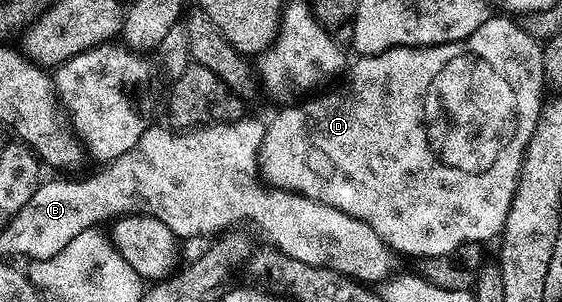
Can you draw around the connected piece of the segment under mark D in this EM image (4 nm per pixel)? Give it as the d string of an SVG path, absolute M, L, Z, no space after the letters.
M496 16L485 20L477 32L456 42L446 42L440 46L394 46L380 54L356 57L342 81L331 89L323 92L328 94L320 93L298 104L284 105L280 109L283 111L272 122L266 123L259 149L259 172L268 187L304 194L314 202L337 208L369 224L369 228L373 228L373 232L377 232L377 236L381 236L383 243L390 246L396 255L412 254L416 260L454 254L455 249L465 242L487 244L490 238L498 239L502 235L505 216L509 216L509 204L513 204L513 192L517 188L525 148L537 128L537 120L545 105L543 47L519 26L514 17Z

